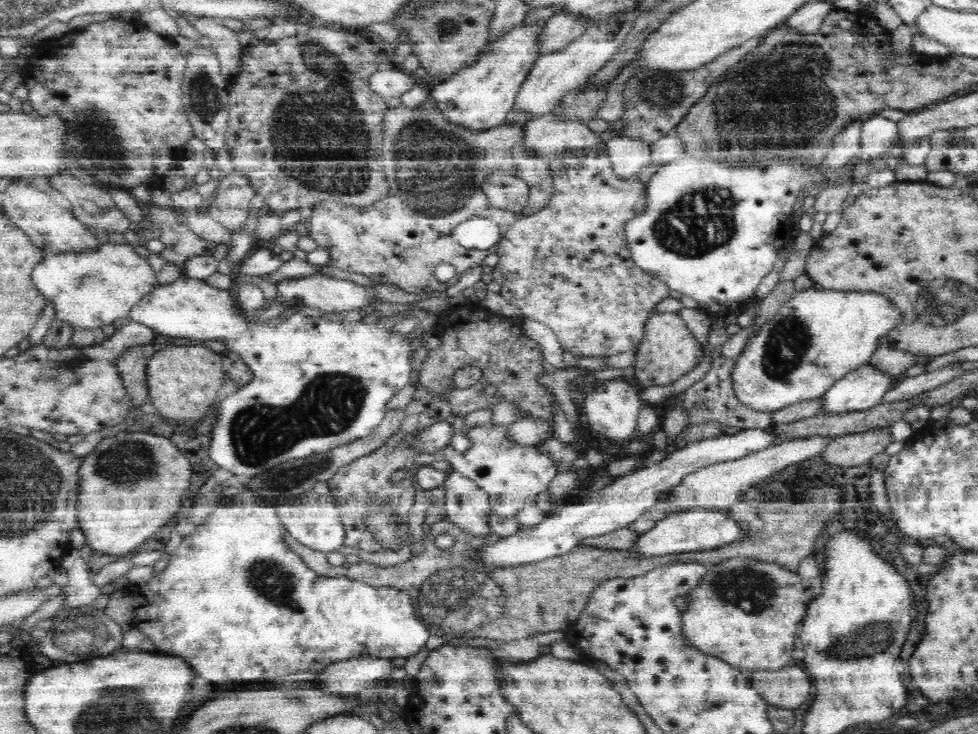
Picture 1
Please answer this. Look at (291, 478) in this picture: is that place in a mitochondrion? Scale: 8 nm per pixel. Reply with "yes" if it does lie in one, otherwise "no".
yes

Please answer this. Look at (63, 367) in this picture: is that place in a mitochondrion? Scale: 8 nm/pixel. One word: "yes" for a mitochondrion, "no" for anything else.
yes

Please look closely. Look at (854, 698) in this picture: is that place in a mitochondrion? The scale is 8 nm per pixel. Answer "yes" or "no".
no

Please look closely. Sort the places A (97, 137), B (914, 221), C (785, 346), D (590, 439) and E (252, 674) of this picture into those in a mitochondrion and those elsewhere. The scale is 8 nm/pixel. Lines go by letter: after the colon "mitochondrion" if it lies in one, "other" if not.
A: mitochondrion
B: other
C: mitochondrion
D: other
E: other

